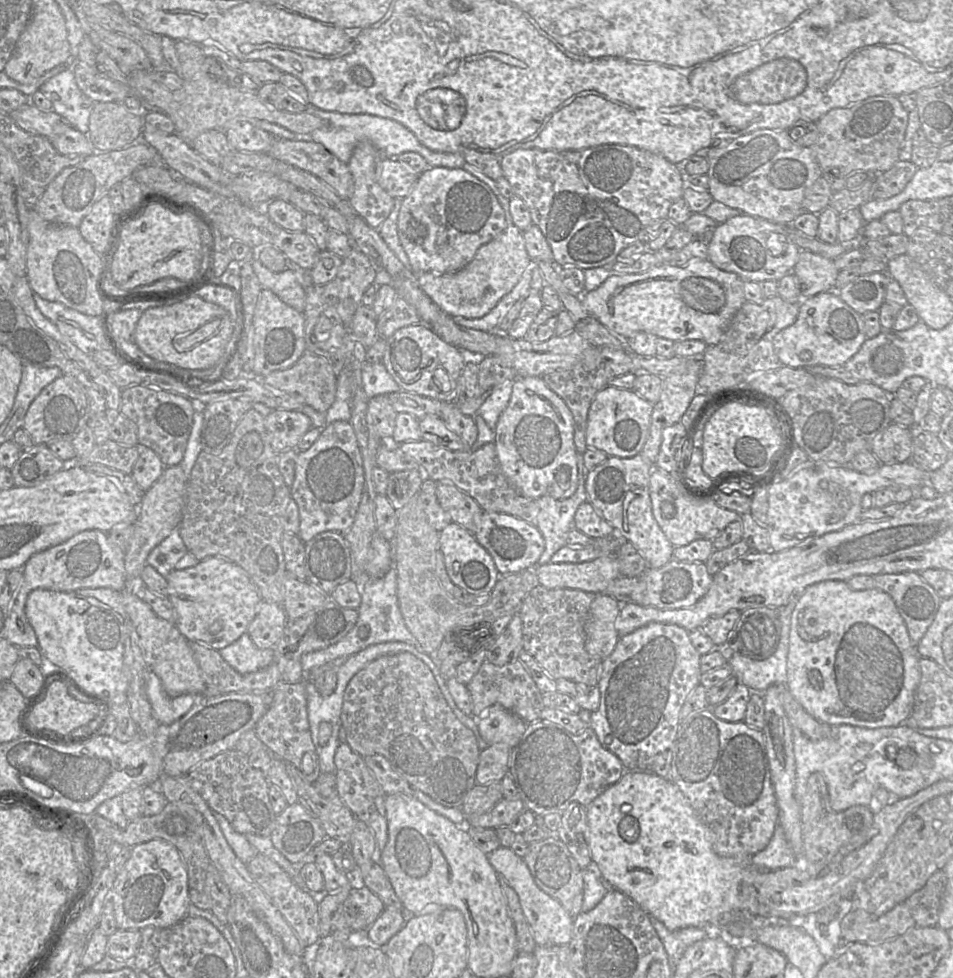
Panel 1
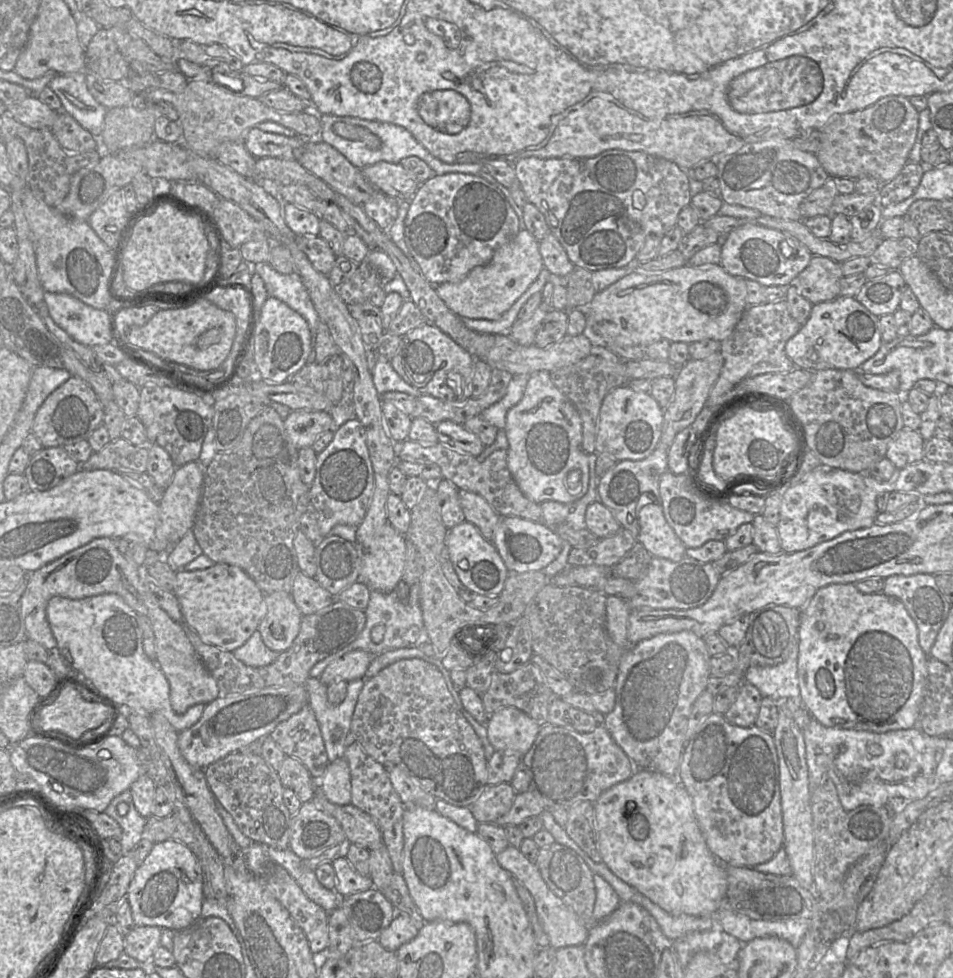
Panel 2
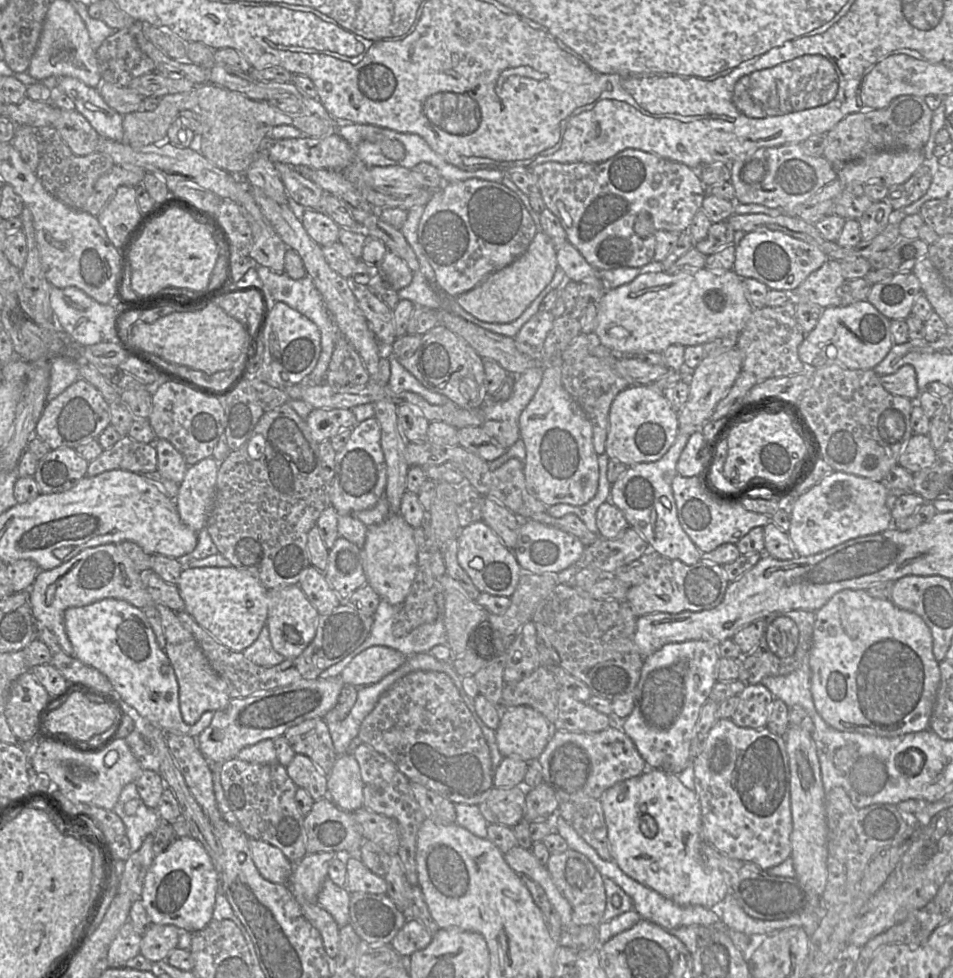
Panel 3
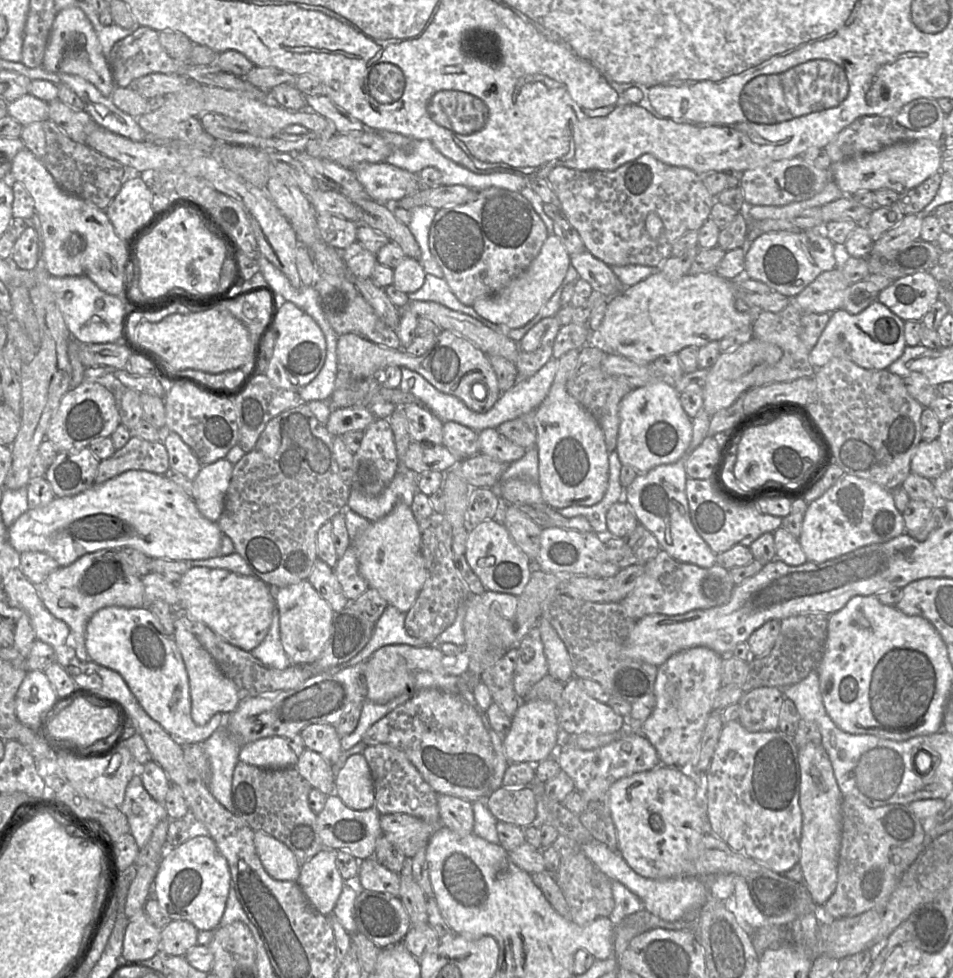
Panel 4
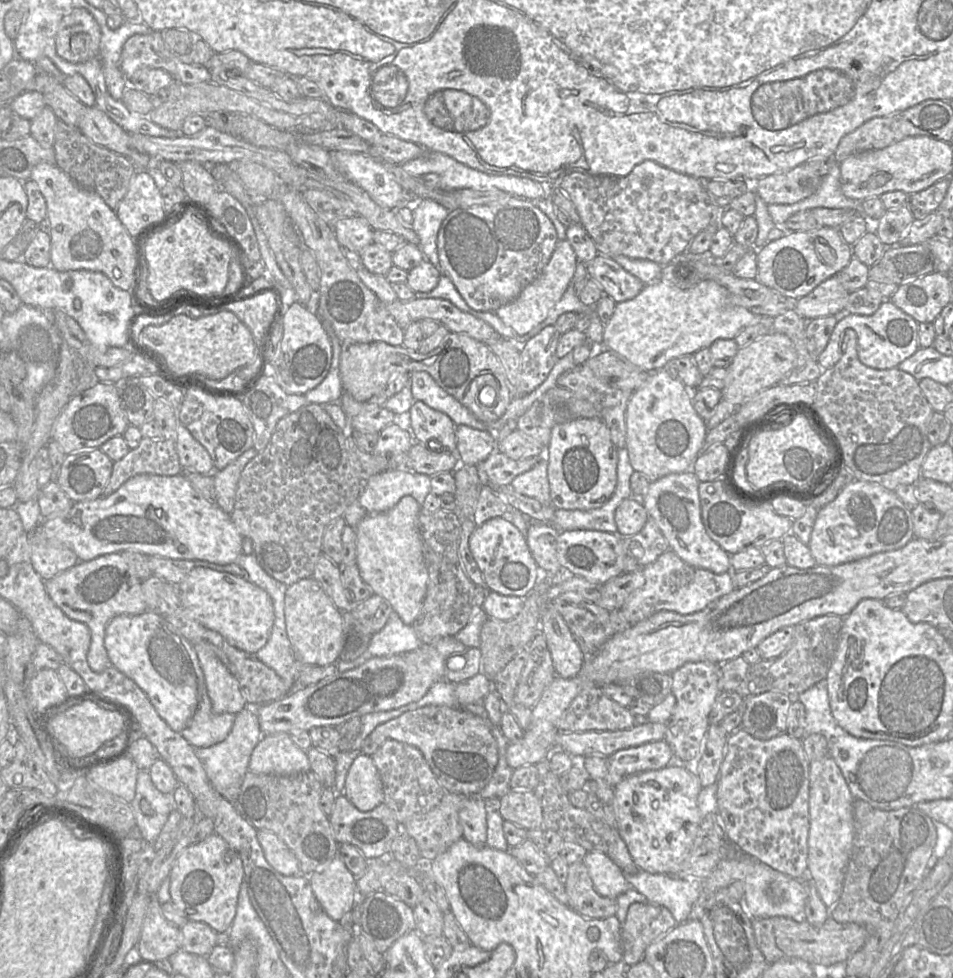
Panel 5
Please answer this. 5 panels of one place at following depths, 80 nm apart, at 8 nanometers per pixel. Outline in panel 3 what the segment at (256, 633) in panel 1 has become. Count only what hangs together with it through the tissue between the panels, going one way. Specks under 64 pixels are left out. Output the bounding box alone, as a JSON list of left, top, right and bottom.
[265,584,319,659]

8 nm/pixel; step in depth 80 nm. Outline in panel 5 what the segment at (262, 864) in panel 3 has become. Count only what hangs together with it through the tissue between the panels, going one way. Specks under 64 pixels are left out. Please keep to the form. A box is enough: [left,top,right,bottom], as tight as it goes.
[257,830,300,876]

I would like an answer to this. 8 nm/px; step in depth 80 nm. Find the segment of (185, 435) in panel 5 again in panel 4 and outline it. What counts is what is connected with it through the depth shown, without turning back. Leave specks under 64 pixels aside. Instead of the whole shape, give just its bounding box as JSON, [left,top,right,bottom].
[160,432,203,481]

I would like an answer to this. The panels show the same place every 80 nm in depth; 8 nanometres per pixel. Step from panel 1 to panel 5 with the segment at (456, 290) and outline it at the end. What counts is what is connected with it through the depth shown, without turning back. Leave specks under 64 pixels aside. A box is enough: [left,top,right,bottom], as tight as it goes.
[494,239,577,335]

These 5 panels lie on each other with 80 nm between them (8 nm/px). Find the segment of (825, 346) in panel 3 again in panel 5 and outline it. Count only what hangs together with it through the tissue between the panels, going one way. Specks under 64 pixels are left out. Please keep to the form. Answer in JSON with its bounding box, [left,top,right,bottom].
[817,300,921,370]

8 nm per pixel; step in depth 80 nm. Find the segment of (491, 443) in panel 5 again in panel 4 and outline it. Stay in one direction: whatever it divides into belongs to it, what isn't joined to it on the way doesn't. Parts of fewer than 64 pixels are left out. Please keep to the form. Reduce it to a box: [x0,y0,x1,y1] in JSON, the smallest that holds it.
[443,422,479,459]

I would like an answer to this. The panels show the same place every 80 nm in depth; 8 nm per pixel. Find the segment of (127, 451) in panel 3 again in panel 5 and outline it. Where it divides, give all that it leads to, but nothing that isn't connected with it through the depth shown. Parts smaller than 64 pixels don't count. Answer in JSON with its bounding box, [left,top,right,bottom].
[103,438,182,496]

